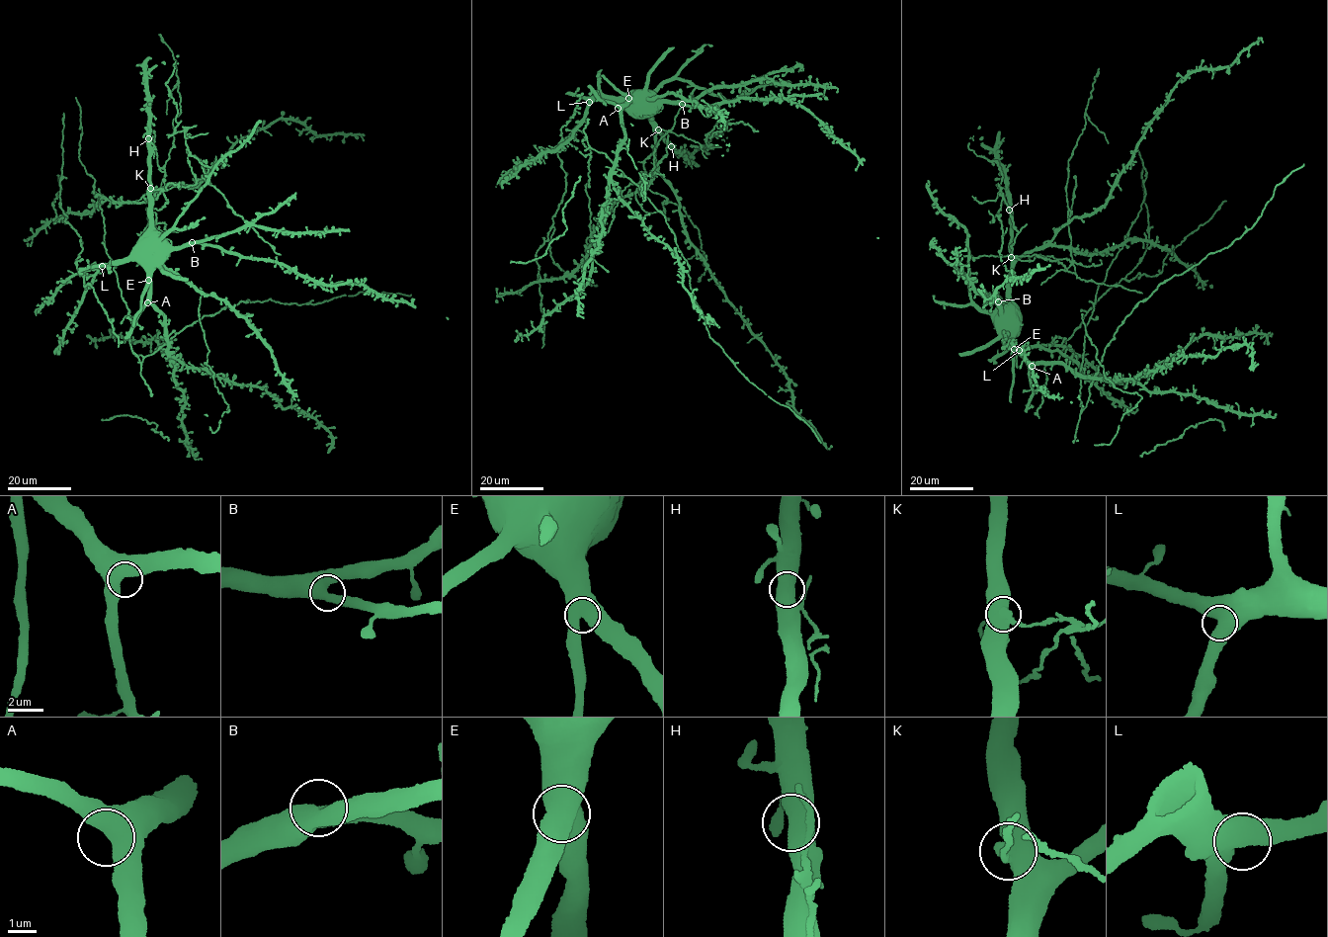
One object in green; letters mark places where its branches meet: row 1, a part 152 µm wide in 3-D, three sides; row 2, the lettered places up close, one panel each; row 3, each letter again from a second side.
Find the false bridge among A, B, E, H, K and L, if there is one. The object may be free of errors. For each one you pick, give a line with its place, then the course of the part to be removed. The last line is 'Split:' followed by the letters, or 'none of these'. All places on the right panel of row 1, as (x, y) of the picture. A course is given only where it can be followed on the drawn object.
K: at (1011, 257); foreign part runs (1011, 257), (1051, 256), (1065, 269), (1072, 264), (1068, 161), (1085, 127), (1098, 68)
Split: K

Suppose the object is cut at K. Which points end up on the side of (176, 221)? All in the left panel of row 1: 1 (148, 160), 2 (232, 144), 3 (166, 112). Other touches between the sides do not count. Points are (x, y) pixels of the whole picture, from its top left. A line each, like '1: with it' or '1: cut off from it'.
1: with it
2: with it
3: cut off from it

